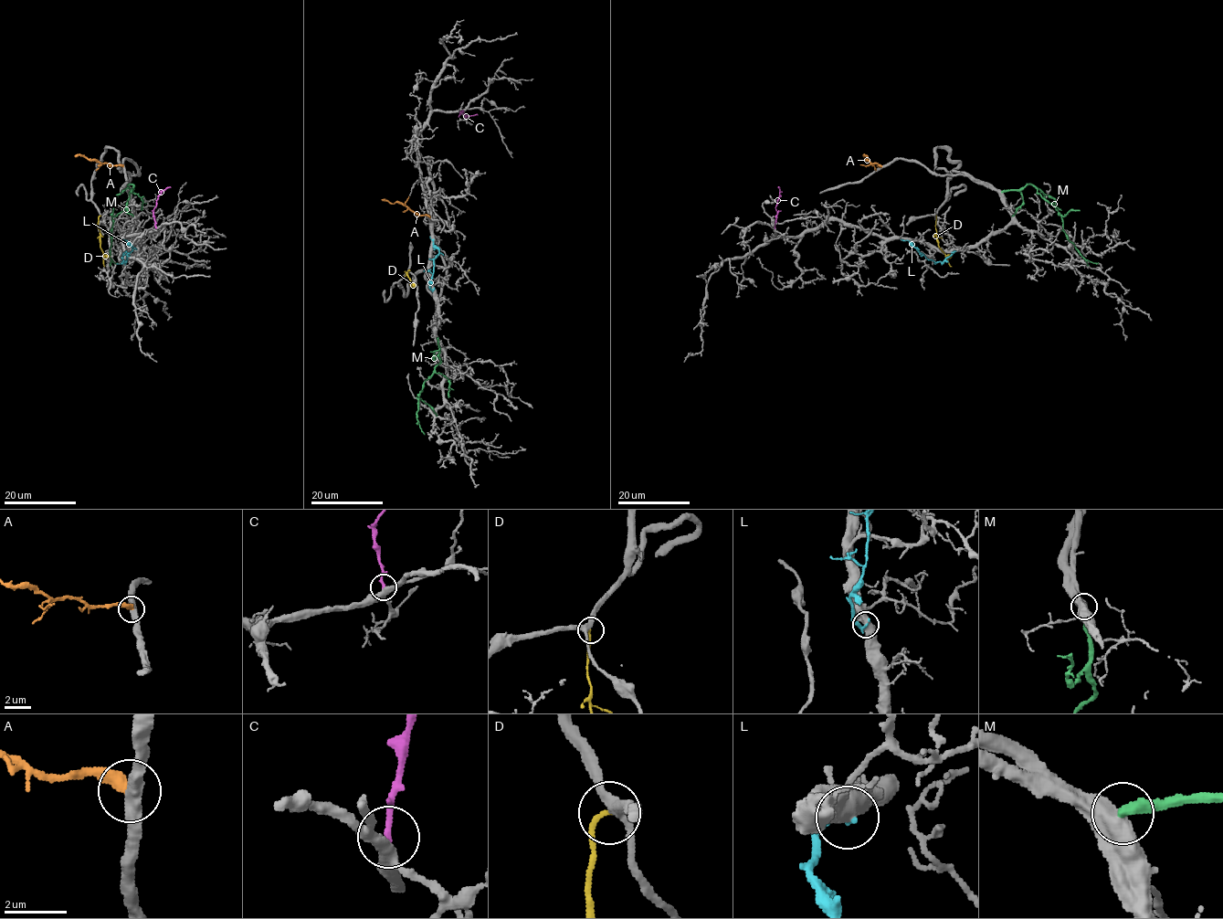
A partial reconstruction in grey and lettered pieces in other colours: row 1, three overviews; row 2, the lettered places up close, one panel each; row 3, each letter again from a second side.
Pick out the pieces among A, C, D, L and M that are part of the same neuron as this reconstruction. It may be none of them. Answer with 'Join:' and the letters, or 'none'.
Join: C

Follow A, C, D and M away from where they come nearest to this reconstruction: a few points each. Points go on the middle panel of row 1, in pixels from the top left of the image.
A: (430, 216), (418, 215), (399, 203), (381, 199)
C: (462, 110), (460, 113), (468, 116), (478, 115)
D: (407, 272), (405, 271), (411, 287)
M: (437, 338), (440, 363), (424, 383), (416, 411), (425, 435)

